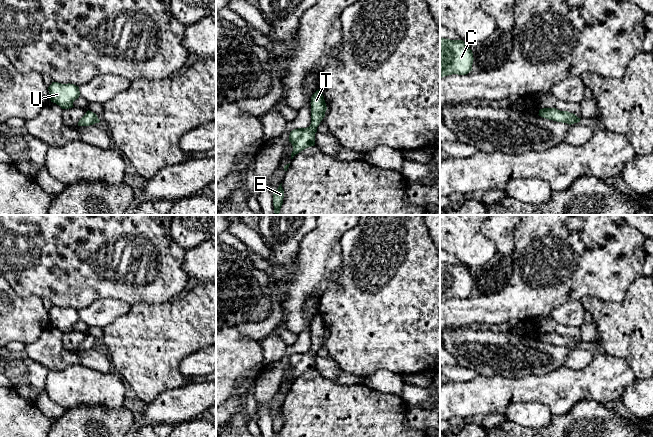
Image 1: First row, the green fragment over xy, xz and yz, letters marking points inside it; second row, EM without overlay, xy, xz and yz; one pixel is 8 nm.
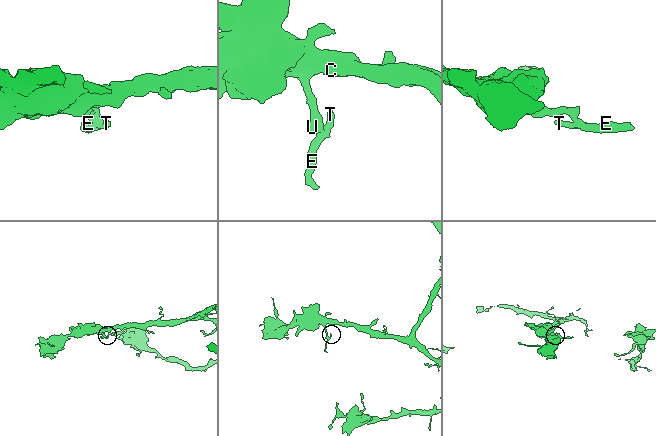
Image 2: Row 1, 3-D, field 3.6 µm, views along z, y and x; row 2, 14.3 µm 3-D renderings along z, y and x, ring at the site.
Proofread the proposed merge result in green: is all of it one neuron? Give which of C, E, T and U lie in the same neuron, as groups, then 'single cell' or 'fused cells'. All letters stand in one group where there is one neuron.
C E T U; single cell

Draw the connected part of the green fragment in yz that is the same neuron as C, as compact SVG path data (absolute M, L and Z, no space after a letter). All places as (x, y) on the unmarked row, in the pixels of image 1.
M440 262L440 302L472 295L473 277L463 264Z

